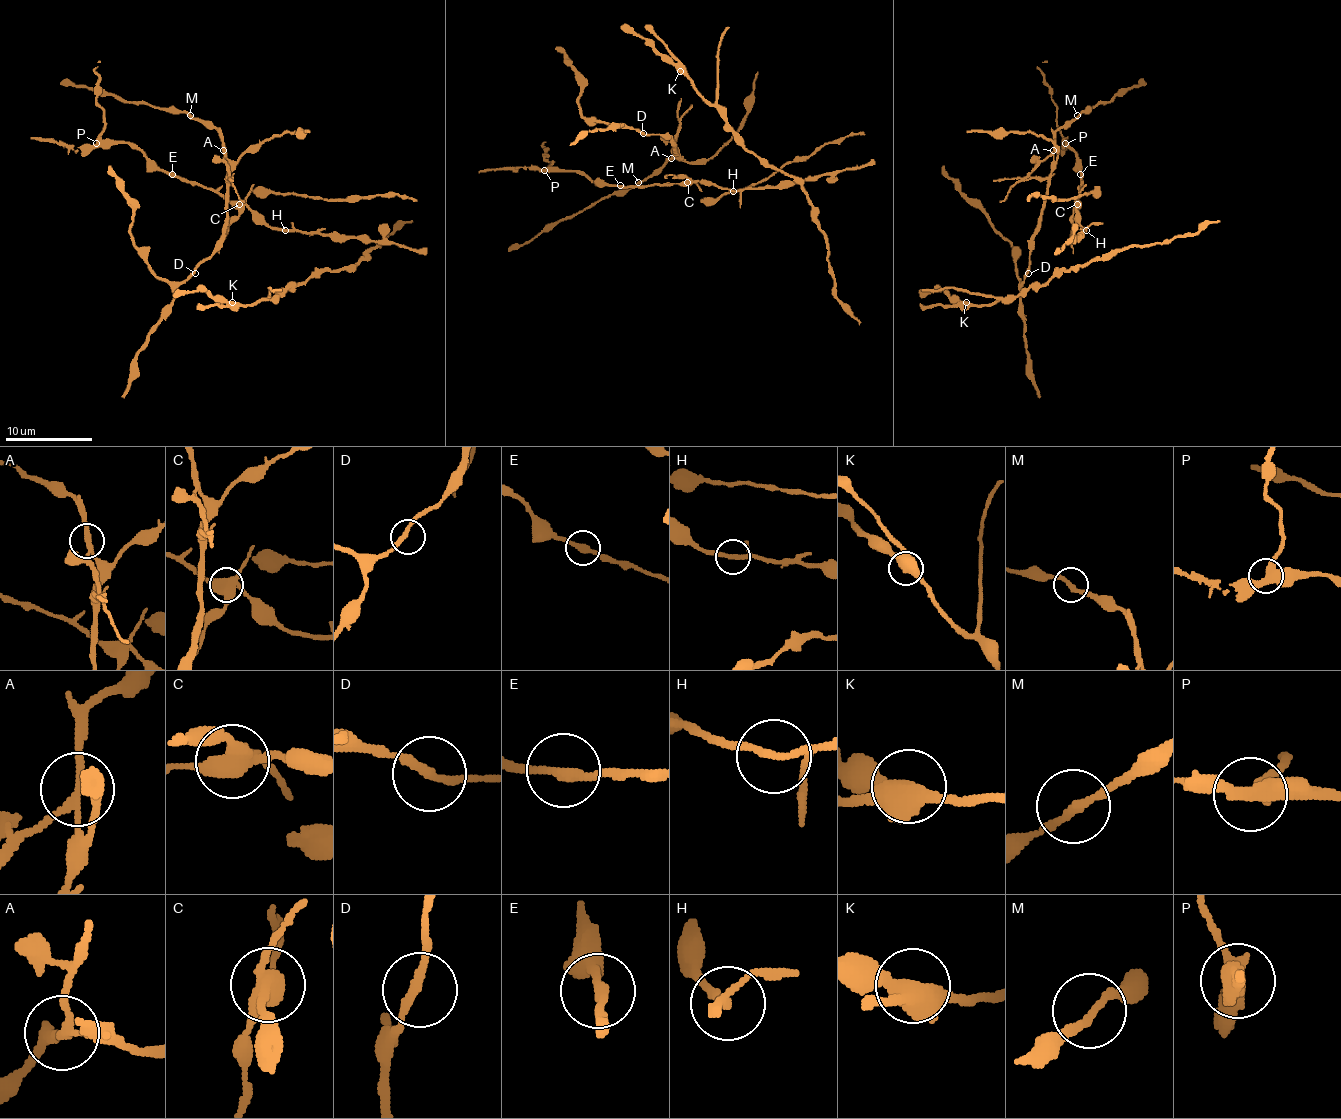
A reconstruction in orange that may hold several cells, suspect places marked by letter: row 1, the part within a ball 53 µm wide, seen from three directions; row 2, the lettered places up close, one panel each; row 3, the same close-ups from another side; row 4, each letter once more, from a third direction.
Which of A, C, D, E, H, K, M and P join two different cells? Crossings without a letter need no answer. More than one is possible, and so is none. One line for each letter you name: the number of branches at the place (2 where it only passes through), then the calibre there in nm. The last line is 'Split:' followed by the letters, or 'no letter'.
A: branches 3; calibre 190 nm
C: branches 4; calibre 500 nm
P: branches 3; calibre 400 nm
Split: A, C, P

